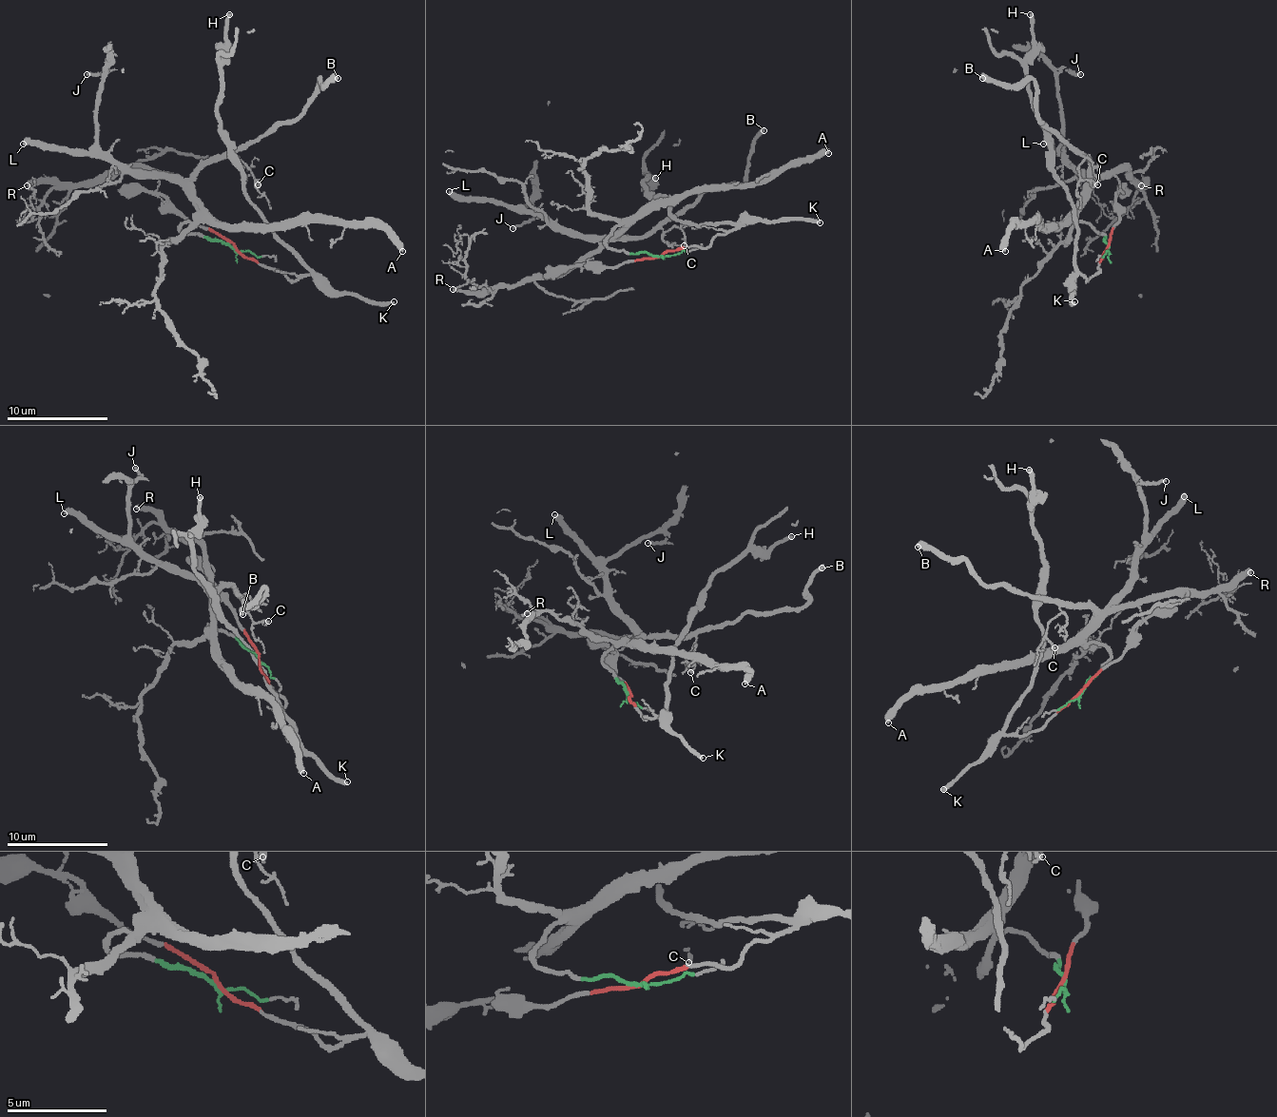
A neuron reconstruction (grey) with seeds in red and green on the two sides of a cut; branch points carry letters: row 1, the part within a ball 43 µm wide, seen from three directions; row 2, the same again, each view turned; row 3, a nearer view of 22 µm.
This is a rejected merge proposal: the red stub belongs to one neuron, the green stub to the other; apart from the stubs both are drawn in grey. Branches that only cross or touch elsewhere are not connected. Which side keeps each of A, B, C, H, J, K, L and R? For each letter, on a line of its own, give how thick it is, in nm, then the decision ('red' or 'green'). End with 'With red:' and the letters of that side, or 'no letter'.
A: calibre 420 nm; green
B: calibre 360 nm; green
C: calibre 160 nm; green
H: calibre 300 nm; red
J: calibre 190 nm; green
K: calibre 300 nm; red
L: calibre 440 nm; green
R: calibre 320 nm; green
With red: H, K

